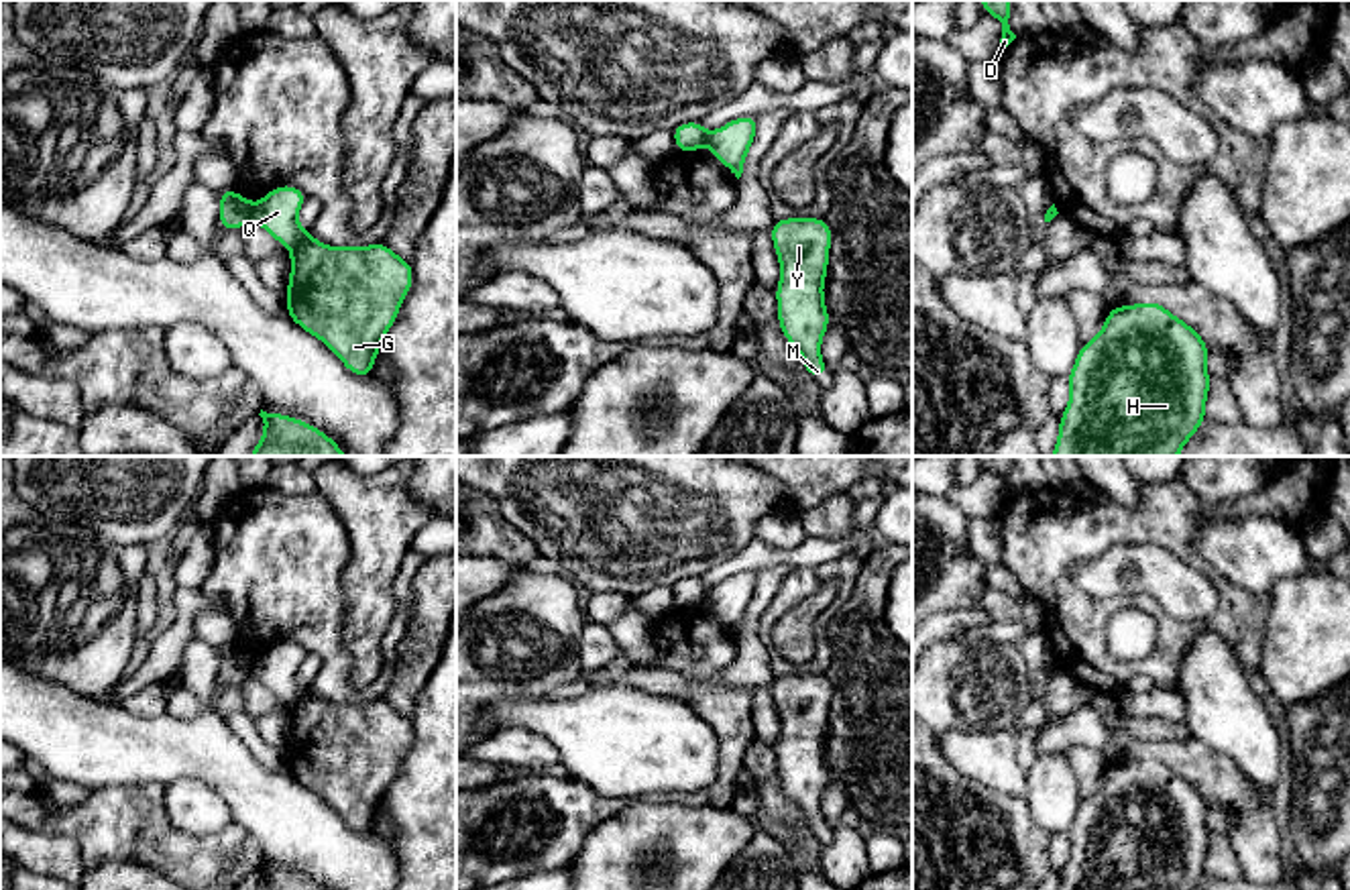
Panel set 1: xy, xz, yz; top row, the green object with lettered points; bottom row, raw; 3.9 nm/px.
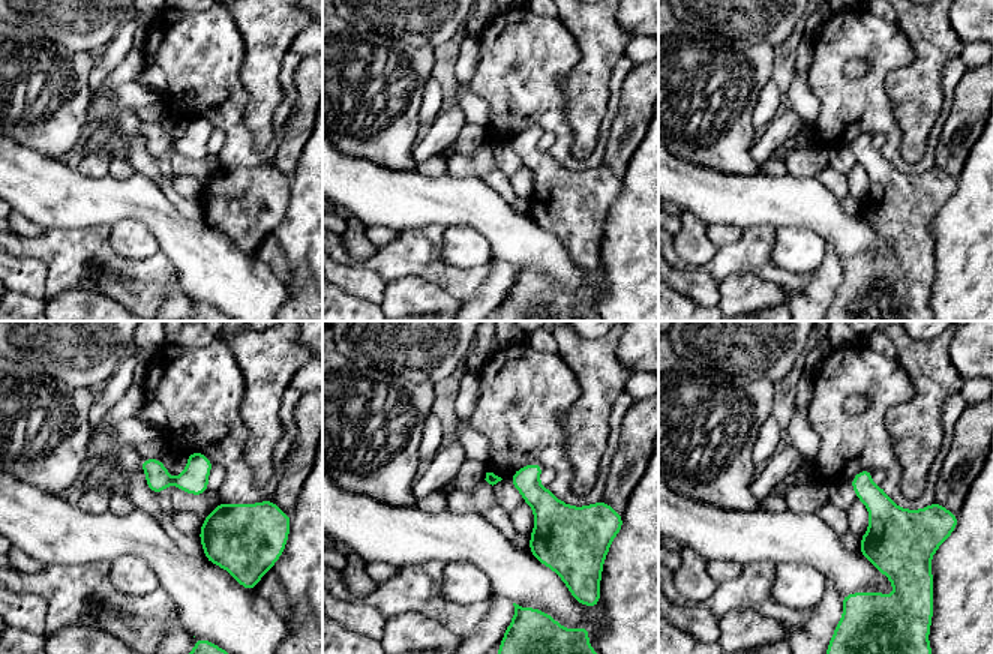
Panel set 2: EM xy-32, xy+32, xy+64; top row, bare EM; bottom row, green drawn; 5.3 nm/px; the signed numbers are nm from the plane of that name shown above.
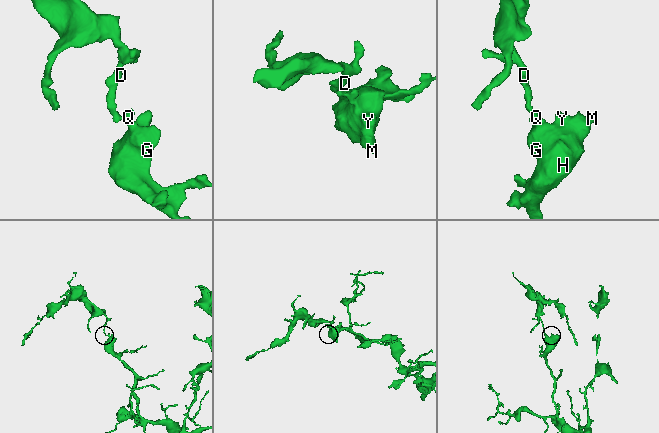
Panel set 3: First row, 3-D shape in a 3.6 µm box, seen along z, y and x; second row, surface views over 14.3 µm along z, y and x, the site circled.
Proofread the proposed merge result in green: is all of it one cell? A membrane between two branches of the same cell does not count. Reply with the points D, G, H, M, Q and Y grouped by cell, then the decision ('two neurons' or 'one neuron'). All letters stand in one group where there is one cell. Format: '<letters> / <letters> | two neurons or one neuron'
D / G H M Q Y | two neurons

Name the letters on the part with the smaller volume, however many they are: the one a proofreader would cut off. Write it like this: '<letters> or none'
D

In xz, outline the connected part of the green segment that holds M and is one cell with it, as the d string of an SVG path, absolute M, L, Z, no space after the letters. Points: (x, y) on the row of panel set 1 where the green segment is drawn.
M784 218L770 228L780 261L778 324L784 338L800 352L802 367L817 381L829 369L821 356L821 342L831 316L823 285L829 269L833 230L825 218Z

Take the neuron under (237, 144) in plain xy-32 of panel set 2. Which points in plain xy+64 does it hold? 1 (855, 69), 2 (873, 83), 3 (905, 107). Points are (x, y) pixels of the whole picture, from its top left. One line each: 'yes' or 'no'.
1: no
2: yes
3: no

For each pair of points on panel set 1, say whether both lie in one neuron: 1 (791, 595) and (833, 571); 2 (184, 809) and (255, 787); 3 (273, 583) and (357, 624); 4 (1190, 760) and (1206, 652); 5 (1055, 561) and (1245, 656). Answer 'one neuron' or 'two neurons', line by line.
1: one neuron
2: two neurons
3: two neurons
4: two neurons
5: one neuron

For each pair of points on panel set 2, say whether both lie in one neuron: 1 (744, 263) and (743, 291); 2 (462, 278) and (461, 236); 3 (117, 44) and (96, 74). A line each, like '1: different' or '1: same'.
1: different
2: different
3: same

